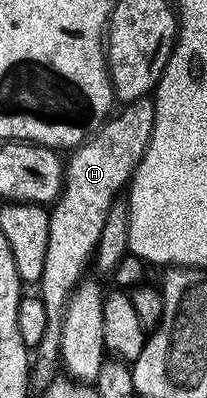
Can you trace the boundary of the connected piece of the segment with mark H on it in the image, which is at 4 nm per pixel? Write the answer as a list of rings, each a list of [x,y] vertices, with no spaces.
[[[153,99],[132,100],[123,108],[126,109],[115,111],[94,135],[69,153],[70,161],[68,158],[64,164],[62,193],[49,209],[48,251],[44,273],[38,281],[38,294],[46,308],[47,326],[36,347],[34,366],[37,379],[39,376],[42,382],[51,379],[50,370],[61,357],[62,317],[66,304],[87,275],[86,267],[91,267],[108,210],[112,209],[114,200],[123,195],[152,138]]]

